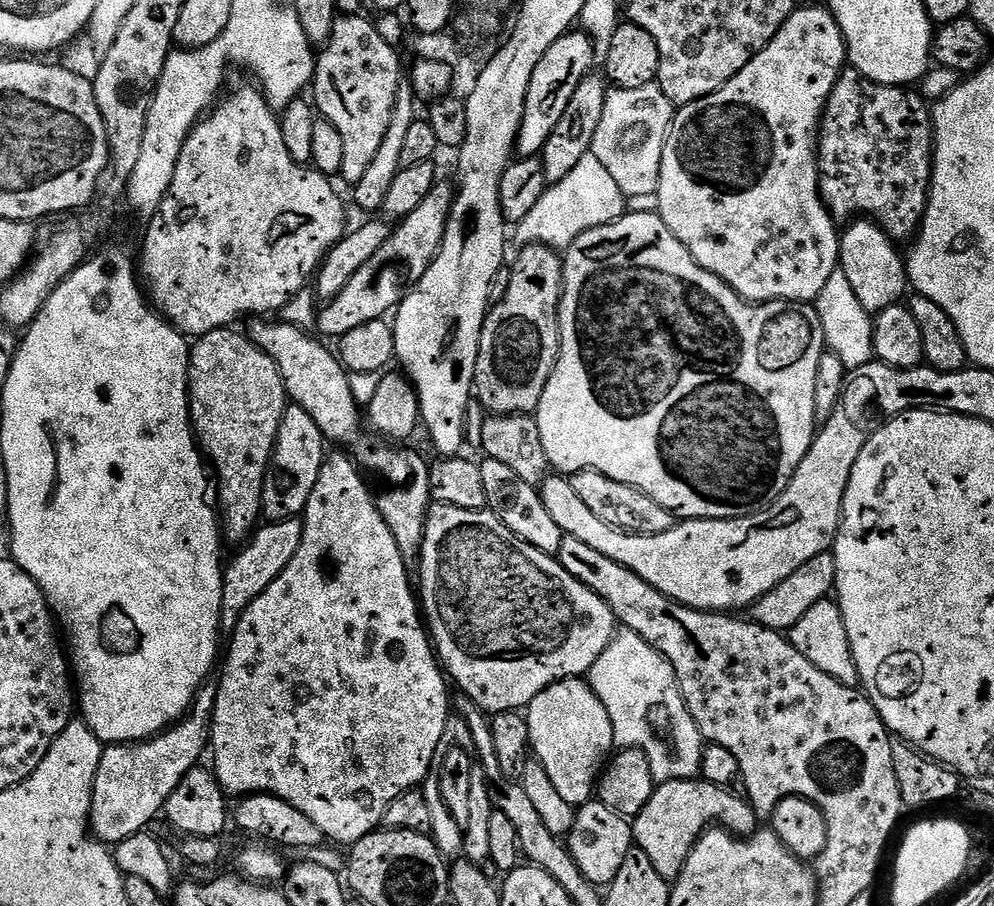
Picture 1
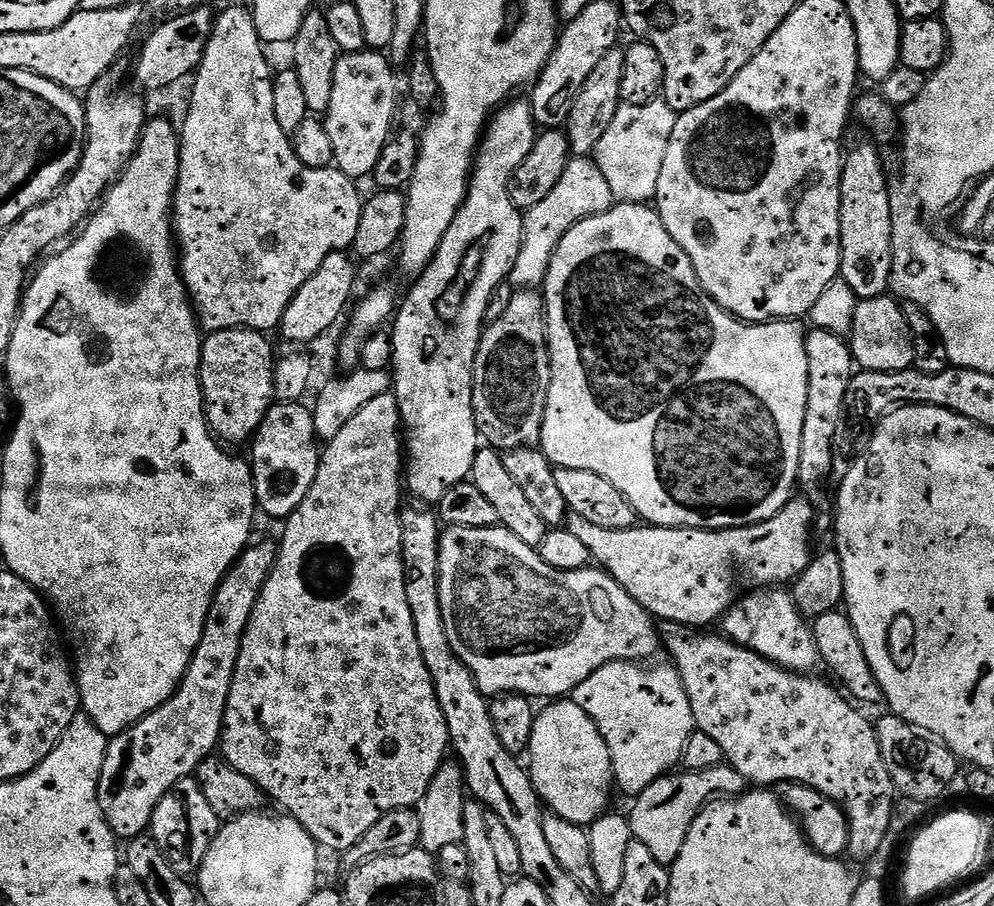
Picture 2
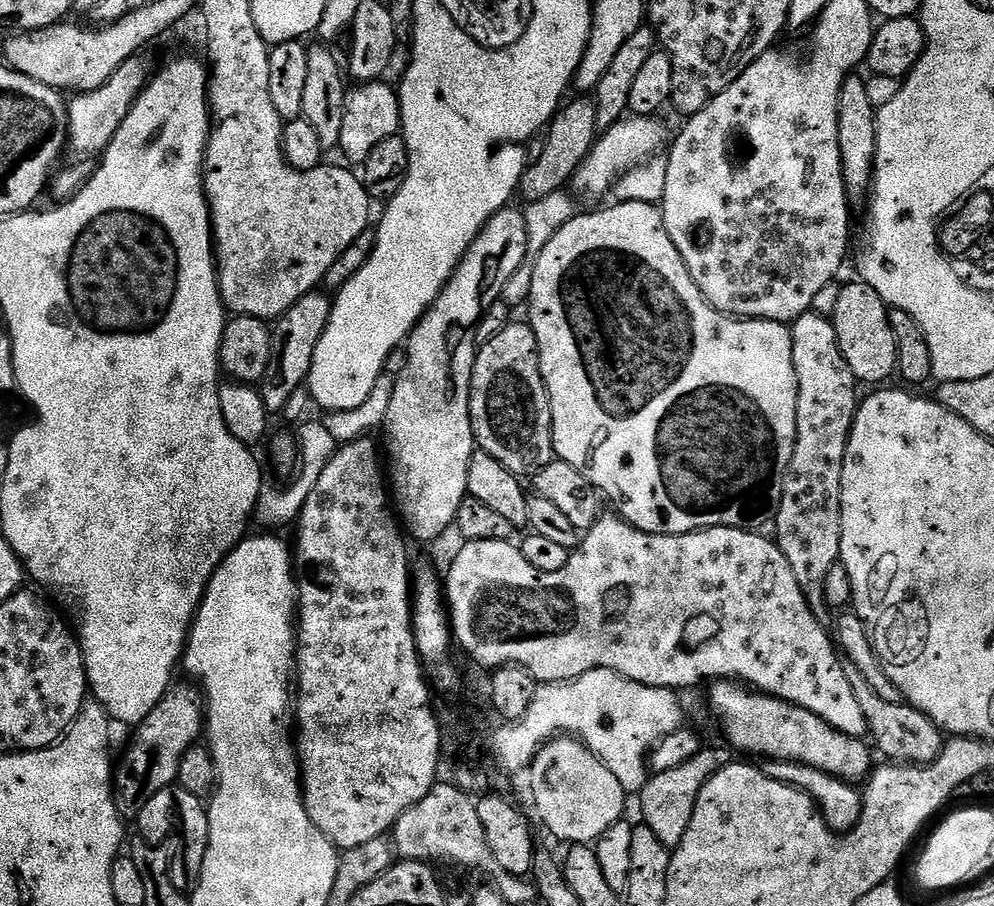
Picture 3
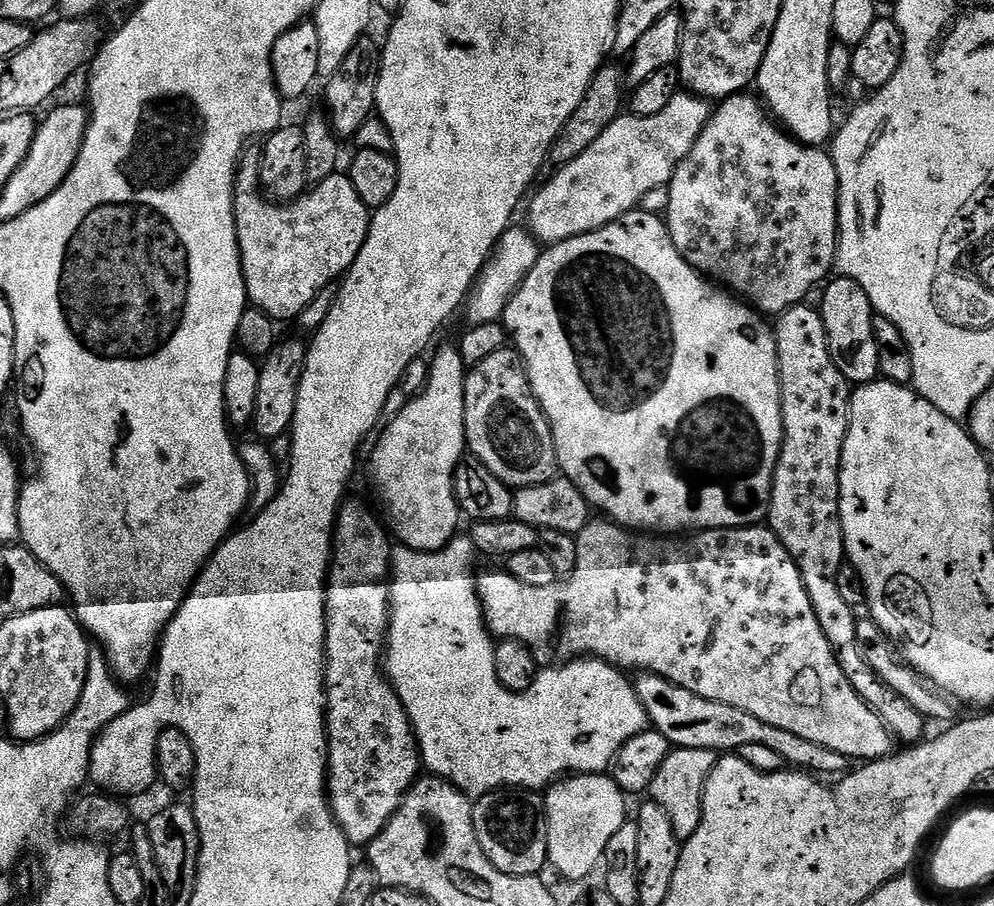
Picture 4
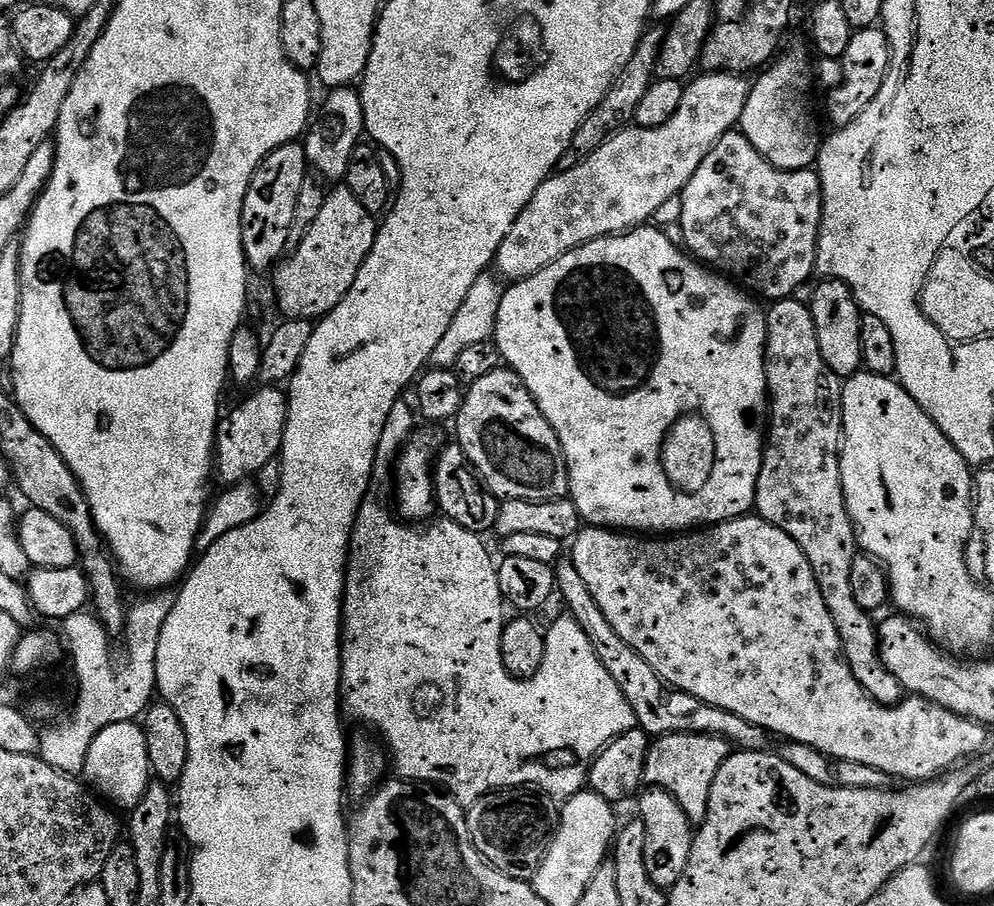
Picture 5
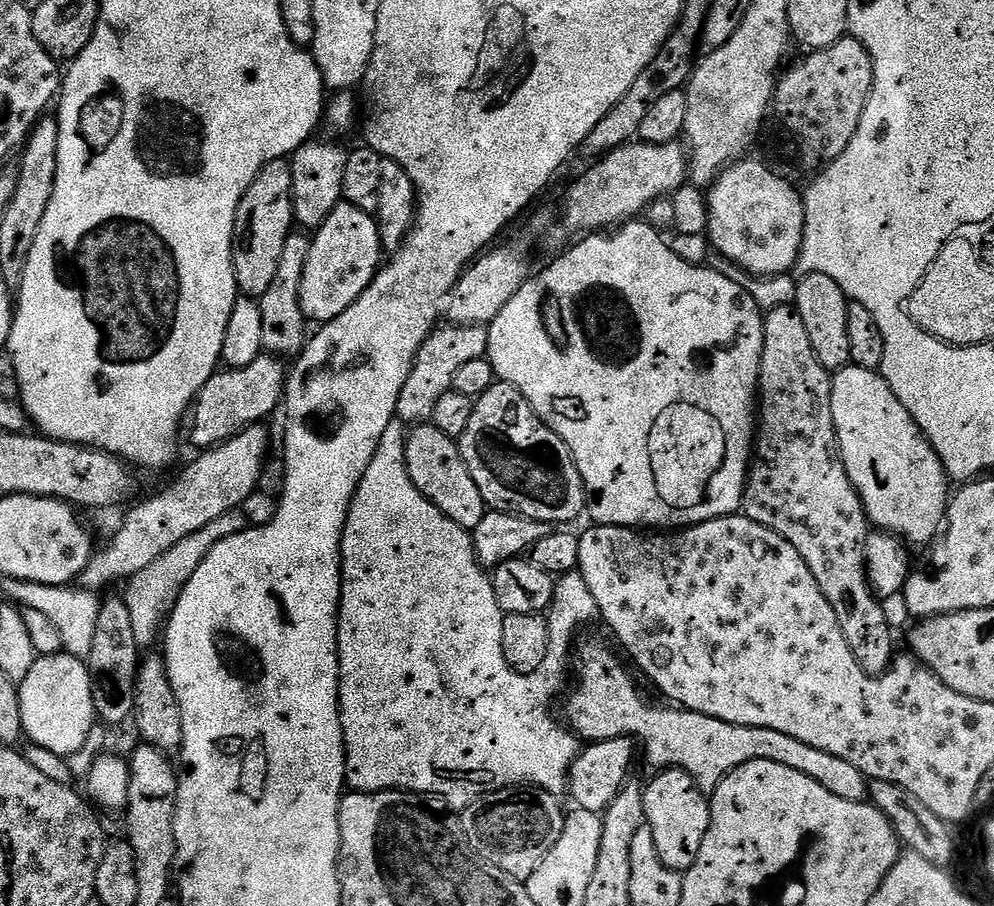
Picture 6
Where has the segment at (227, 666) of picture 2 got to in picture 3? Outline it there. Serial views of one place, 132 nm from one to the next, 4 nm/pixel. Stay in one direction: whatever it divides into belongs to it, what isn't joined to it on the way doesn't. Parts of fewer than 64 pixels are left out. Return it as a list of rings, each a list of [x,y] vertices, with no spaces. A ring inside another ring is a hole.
[[[191,683],[180,684],[169,687],[168,692],[158,702],[158,706],[154,706],[154,710],[150,710],[150,714],[135,729],[136,737],[132,740],[132,745],[124,752],[124,757],[119,757],[118,763],[114,768],[114,795],[116,797],[116,808],[120,812],[121,817],[135,818],[142,806],[146,806],[146,802],[150,802],[150,798],[154,798],[154,794],[158,794],[158,790],[166,790],[176,784],[176,775],[178,774],[178,766],[182,762],[182,754],[186,754],[186,750],[190,750],[197,743],[196,740],[201,739],[202,733],[206,728],[206,701],[199,687],[193,686]]]

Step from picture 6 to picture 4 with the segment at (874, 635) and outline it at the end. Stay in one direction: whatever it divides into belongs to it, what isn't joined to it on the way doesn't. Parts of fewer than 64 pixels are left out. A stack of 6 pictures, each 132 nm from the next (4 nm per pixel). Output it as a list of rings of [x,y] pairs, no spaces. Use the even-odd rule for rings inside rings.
[[[798,304],[787,312],[779,313],[780,320],[774,324],[776,357],[778,358],[778,374],[780,375],[780,401],[782,402],[782,426],[784,427],[784,445],[780,448],[780,457],[772,479],[772,497],[768,503],[767,527],[786,546],[790,558],[798,566],[802,574],[802,582],[806,586],[806,594],[810,594],[810,606],[814,606],[814,615],[818,618],[818,626],[822,626],[822,634],[826,634],[826,642],[834,650],[838,658],[838,666],[842,666],[842,674],[846,674],[846,682],[854,686],[858,698],[882,718],[888,732],[901,745],[919,744],[925,739],[926,721],[906,698],[894,694],[870,665],[862,658],[862,650],[858,650],[857,609],[846,606],[842,593],[838,591],[838,570],[846,562],[844,554],[844,531],[840,517],[840,459],[842,446],[848,433],[848,410],[852,403],[853,389],[848,379],[834,366],[834,358],[828,349],[826,326],[819,312],[808,310],[804,304]]]

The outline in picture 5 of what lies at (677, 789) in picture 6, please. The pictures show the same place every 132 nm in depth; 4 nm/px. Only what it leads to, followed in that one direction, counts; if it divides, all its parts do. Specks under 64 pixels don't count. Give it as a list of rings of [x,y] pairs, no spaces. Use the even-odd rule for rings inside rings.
[[[649,787],[639,793],[639,800],[638,818],[644,823],[646,830],[646,871],[656,888],[670,890],[686,870],[686,862],[692,849],[694,826],[686,818],[686,810],[682,810],[682,806],[678,806],[678,802],[674,802],[674,798],[666,790]]]

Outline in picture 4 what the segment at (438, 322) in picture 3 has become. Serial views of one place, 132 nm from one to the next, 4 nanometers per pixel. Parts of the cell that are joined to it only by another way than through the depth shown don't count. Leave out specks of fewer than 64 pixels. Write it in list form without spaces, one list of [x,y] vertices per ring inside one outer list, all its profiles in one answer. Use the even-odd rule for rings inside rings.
[[[459,347],[444,348],[436,357],[431,357],[430,367],[428,369],[428,382],[423,391],[416,396],[411,397],[408,405],[398,414],[389,424],[383,425],[382,431],[375,437],[376,445],[374,446],[370,461],[372,461],[372,488],[376,491],[376,500],[380,503],[379,511],[382,513],[383,523],[386,525],[387,531],[393,537],[400,539],[399,543],[406,548],[413,548],[416,552],[437,552],[443,548],[447,548],[449,542],[456,539],[460,520],[462,521],[462,513],[460,511],[460,503],[456,501],[456,491],[454,490],[454,478],[456,477],[456,467],[462,463],[466,456],[466,441],[464,438],[464,377],[466,369],[462,358],[460,357]]]

